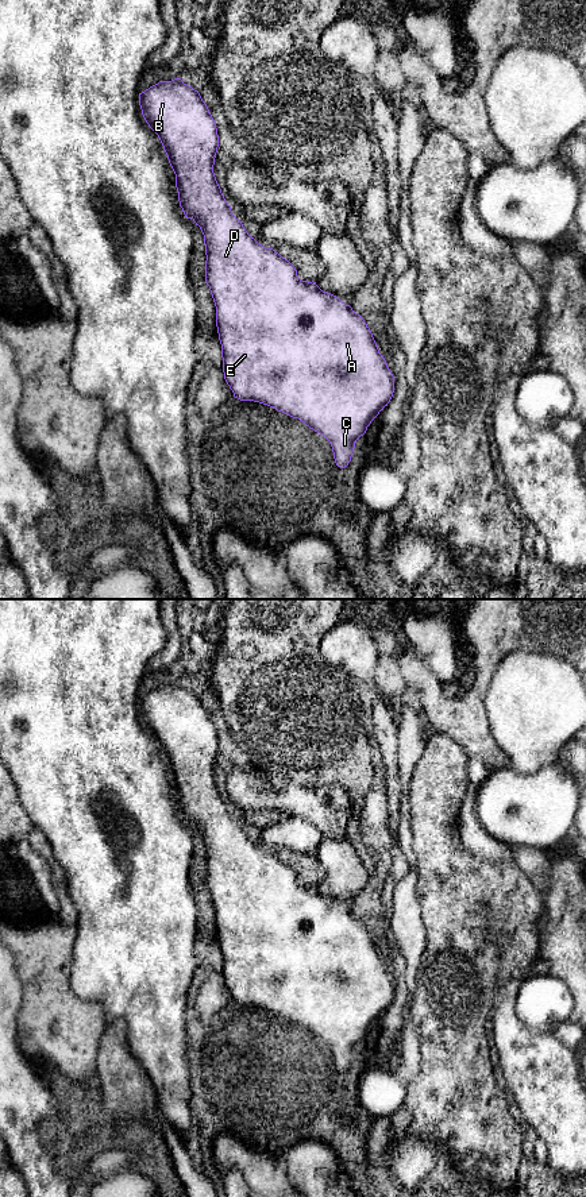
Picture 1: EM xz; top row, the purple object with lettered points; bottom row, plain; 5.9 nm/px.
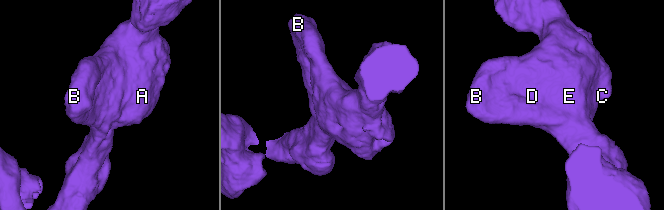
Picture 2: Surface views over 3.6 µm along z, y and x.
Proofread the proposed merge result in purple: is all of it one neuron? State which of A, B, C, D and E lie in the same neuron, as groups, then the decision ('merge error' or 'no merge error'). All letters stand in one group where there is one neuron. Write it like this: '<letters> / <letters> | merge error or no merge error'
A B C D E | no merge error

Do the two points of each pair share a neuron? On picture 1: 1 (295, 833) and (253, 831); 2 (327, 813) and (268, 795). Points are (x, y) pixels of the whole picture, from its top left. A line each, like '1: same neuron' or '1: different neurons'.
1: same neuron
2: same neuron

